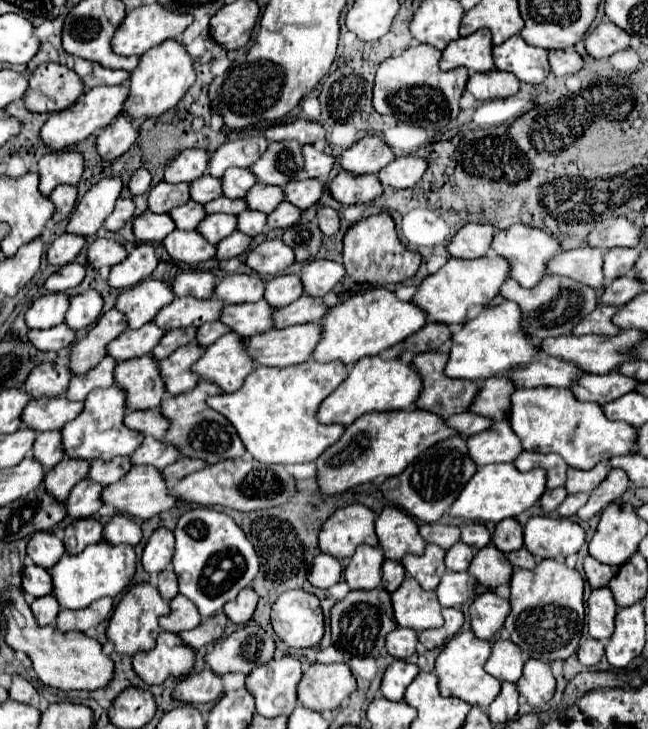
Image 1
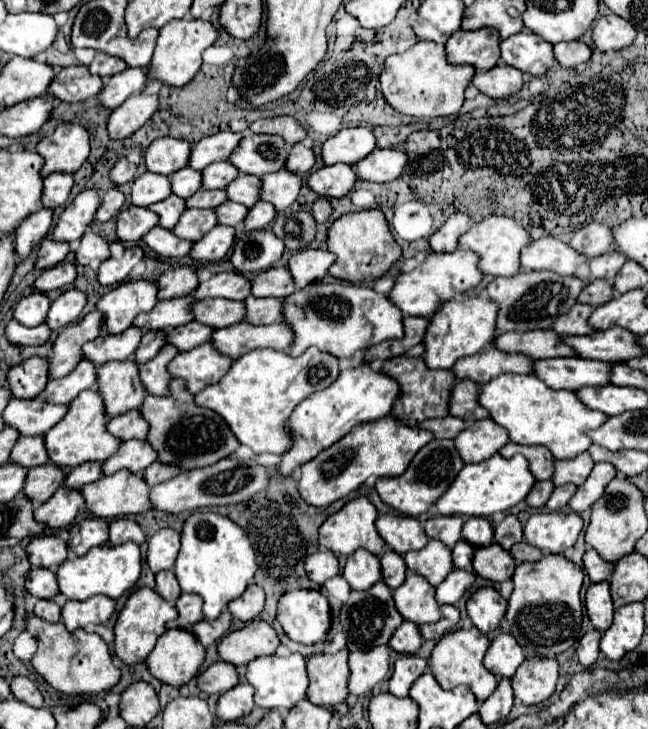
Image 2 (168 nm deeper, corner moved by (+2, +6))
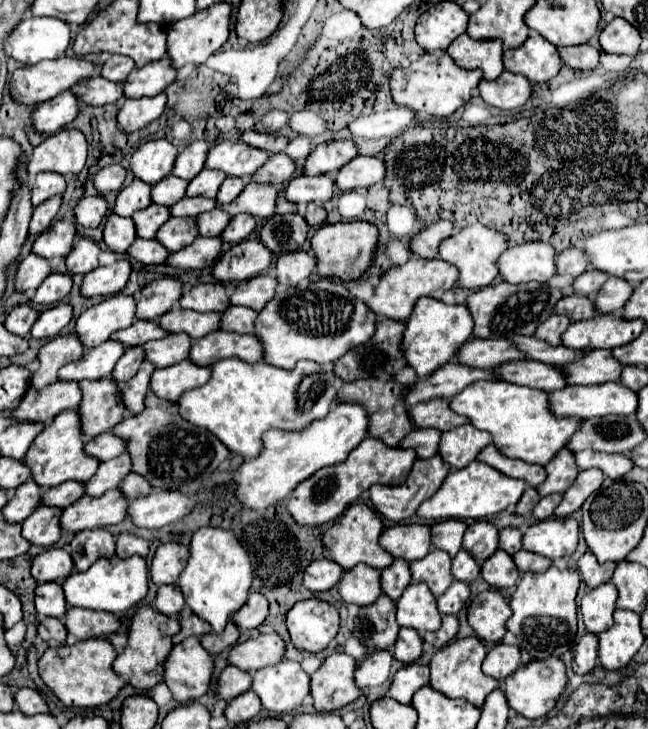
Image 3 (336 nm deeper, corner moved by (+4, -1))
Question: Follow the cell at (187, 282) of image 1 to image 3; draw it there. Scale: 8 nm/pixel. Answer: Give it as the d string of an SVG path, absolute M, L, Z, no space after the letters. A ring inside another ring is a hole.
M160 278L144 286L142 296L138 298L138 318L156 320L162 314L170 312L182 298L182 280L178 278Z

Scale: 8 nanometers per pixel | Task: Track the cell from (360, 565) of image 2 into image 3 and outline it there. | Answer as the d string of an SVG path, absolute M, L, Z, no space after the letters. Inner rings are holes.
M358 564L344 572L342 580L338 582L338 592L344 602L368 606L382 594L380 572L366 564Z

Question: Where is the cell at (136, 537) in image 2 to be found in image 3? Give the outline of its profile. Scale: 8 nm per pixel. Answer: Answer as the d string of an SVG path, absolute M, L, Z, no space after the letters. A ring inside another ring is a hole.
M122 532L116 540L116 556L120 558L128 558L128 556L146 556L148 554L148 542L144 538L138 538L130 532Z

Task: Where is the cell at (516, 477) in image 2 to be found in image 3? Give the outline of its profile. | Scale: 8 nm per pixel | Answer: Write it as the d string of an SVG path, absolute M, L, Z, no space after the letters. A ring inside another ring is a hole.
M474 460L462 470L454 470L446 476L440 490L426 502L420 504L418 516L426 520L446 520L446 518L460 518L460 520L478 520L494 516L506 508L516 506L522 492L526 488L524 480L516 480L510 476L504 476L496 468L490 468L486 462Z

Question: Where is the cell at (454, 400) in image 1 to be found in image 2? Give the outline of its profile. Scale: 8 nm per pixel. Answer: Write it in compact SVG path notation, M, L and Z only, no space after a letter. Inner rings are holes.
M394 357L390 361L384 361L380 371L386 373L388 377L392 377L394 381L398 381L398 385L400 385L398 401L394 401L394 405L392 405L392 417L396 417L398 421L414 427L426 419L448 415L448 399L450 399L452 385L456 383L456 377L452 371L428 369L420 357L418 359Z

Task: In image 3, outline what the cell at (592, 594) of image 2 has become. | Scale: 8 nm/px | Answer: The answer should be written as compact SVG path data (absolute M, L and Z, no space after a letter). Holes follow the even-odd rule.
M610 582L590 590L582 598L580 610L588 632L600 634L612 626L612 612L616 608L614 602L616 602L616 588Z

